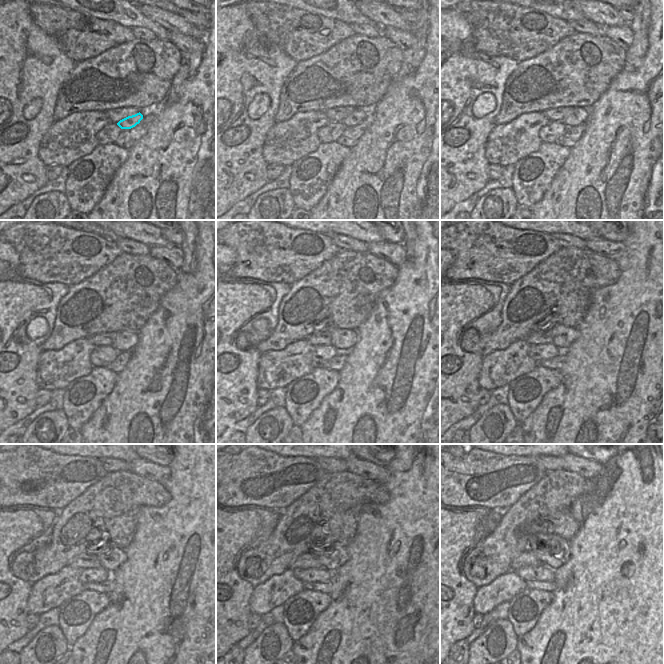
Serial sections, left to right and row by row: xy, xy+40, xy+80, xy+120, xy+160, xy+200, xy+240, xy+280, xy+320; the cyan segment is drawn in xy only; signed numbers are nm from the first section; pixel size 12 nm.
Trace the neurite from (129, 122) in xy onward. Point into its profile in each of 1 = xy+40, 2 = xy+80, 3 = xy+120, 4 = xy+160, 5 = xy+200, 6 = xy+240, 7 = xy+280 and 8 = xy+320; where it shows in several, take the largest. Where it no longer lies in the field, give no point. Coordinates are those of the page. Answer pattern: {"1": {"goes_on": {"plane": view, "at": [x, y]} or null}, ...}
{"1": {"goes_on": {"plane": "xy+40", "at": [357, 116]}}, "2": {"goes_on": {"plane": "xy+80", "at": [579, 115]}}, "3": {"goes_on": {"plane": "xy+120", "at": [124, 341]}}, "4": {"goes_on": {"plane": "xy+160", "at": [341, 338]}}, "5": {"goes_on": {"plane": "xy+200", "at": [562, 336]}}, "6": {"goes_on": {"plane": "xy+240", "at": [110, 558]}}, "7": {"goes_on": {"plane": "xy+280", "at": [336, 555]}}, "8": {"goes_on": {"plane": "xy+320", "at": [553, 551]}}}

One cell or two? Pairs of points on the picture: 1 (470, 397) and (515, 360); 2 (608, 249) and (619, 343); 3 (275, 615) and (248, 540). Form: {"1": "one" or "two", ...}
{"1": "two", "2": "two", "3": "two"}

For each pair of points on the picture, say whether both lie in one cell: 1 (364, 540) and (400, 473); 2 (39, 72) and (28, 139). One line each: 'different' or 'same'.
1: same
2: same

